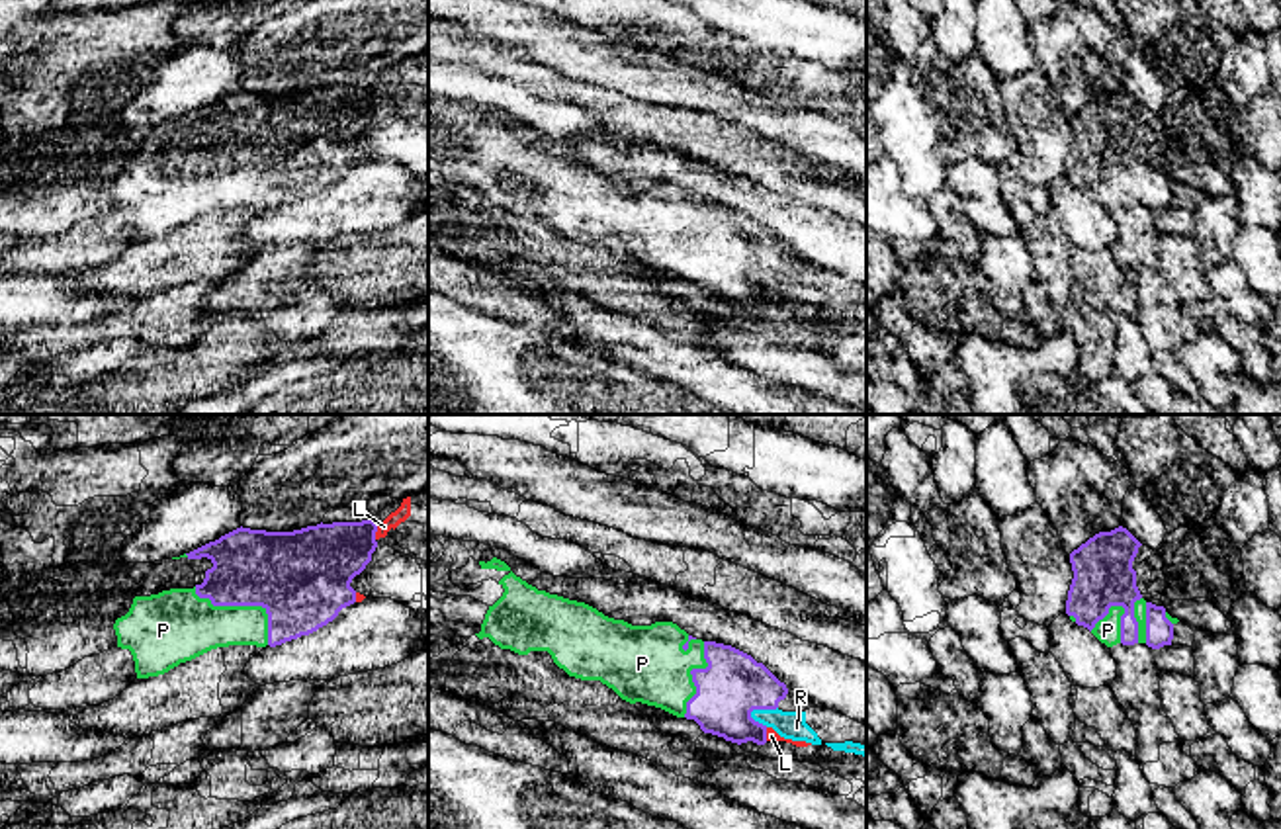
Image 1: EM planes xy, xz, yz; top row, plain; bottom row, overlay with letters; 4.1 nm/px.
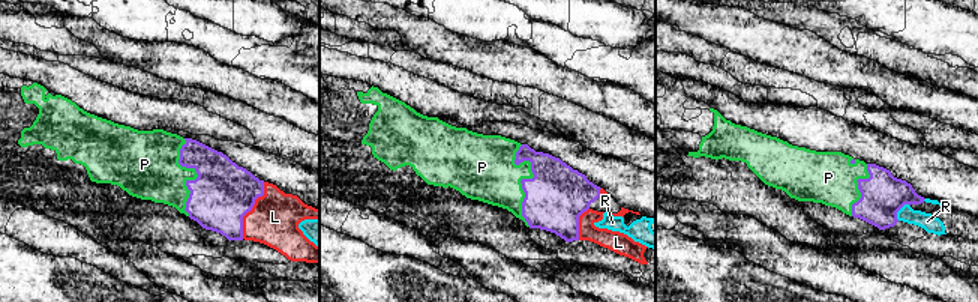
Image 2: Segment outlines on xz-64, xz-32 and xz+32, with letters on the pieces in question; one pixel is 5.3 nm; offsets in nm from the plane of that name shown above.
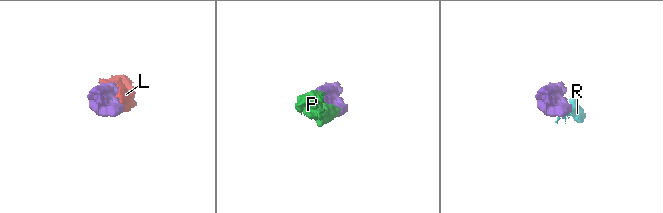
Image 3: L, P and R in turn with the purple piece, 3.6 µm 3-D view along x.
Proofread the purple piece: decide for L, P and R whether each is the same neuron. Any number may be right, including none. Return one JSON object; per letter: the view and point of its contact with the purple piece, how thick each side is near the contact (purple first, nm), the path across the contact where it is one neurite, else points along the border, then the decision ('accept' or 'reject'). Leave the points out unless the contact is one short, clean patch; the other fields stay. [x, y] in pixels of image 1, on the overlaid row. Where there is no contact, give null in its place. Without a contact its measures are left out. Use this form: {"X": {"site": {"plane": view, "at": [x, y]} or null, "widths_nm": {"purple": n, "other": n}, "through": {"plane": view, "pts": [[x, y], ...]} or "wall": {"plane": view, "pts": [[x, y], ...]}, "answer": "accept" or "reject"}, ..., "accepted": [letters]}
{"L": {"site": {"plane": "xy", "at": [376, 530]}, "widths_nm": {"purple": 280, "other": 60}, "answer": "accept"}, "P": {"site": {"plane": "xy", "at": [245, 605]}, "widths_nm": {"purple": 380, "other": 260}, "answer": "accept"}, "R": {"site": {"plane": "xz", "at": [761, 708]}, "widths_nm": {"purple": 260, "other": 110}, "wall": {"plane": "xz", "pts": [[777, 706], [753, 710], [750, 716]]}, "answer": "reject"}, "accepted": ["L", "P"]}

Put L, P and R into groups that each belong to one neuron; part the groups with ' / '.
L P / R

